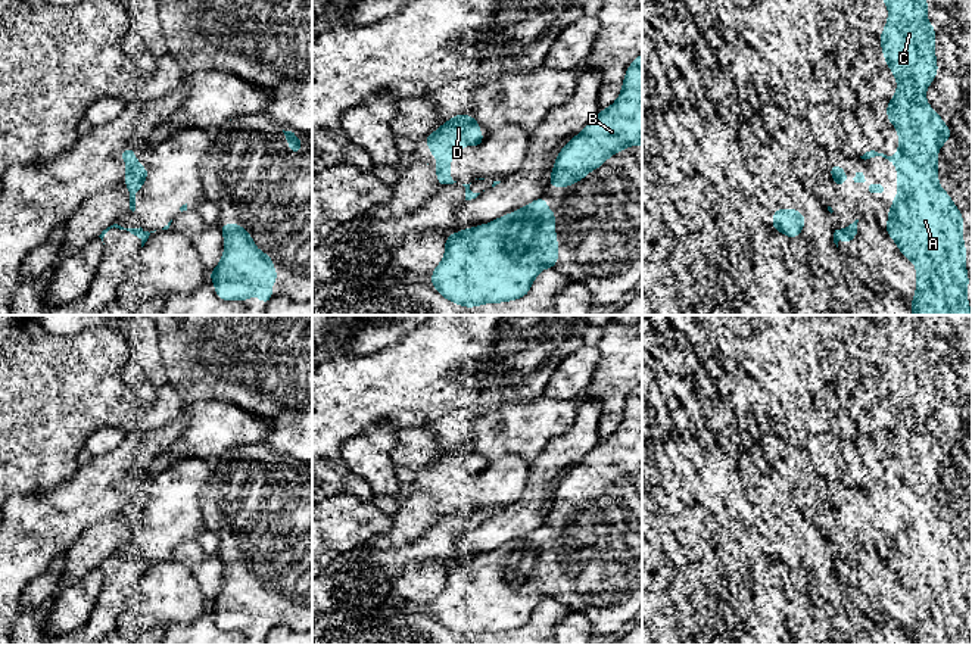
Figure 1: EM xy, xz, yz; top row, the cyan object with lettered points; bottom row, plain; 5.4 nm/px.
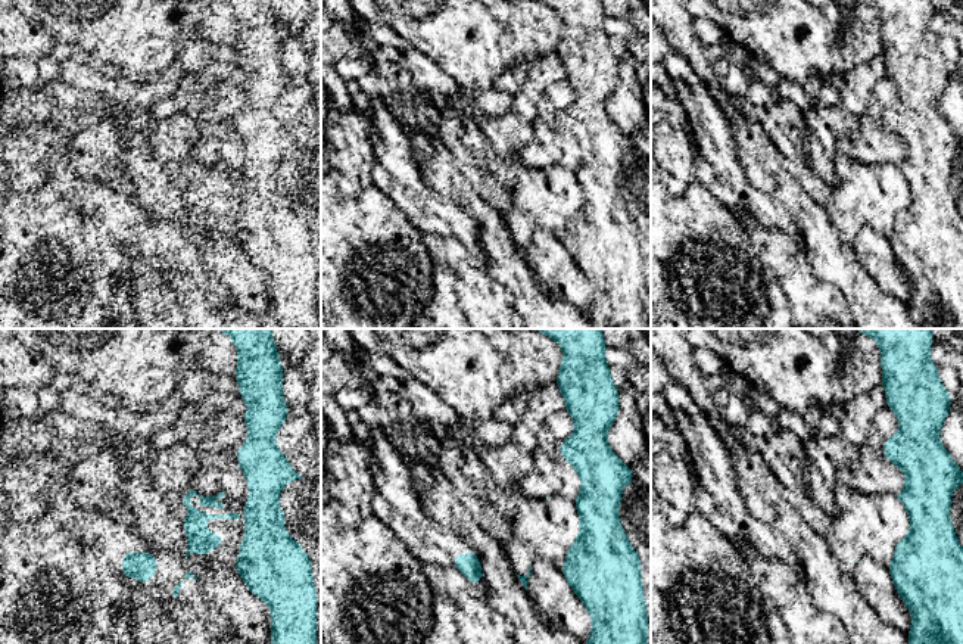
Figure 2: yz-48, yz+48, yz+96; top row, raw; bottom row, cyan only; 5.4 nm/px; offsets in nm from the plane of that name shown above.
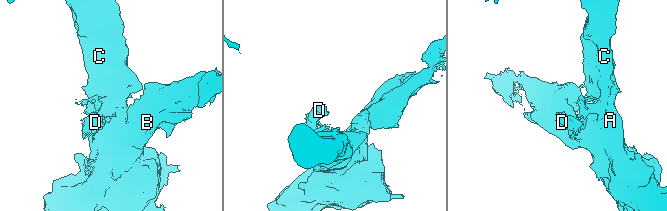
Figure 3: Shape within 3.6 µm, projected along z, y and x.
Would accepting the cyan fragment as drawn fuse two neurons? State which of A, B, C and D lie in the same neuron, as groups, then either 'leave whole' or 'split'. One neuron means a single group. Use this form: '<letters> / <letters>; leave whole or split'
A B C / D; split

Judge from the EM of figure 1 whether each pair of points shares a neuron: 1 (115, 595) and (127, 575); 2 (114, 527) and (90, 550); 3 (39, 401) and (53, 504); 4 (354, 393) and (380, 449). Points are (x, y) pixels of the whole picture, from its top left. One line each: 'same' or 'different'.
1: same
2: same
3: different
4: different

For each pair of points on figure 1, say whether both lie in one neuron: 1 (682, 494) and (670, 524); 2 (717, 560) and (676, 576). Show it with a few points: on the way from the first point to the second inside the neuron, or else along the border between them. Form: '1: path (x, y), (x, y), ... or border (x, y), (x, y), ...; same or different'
1: border (694, 499), (673, 513); different
2: path (707, 570), (701, 576), (687, 576); same

